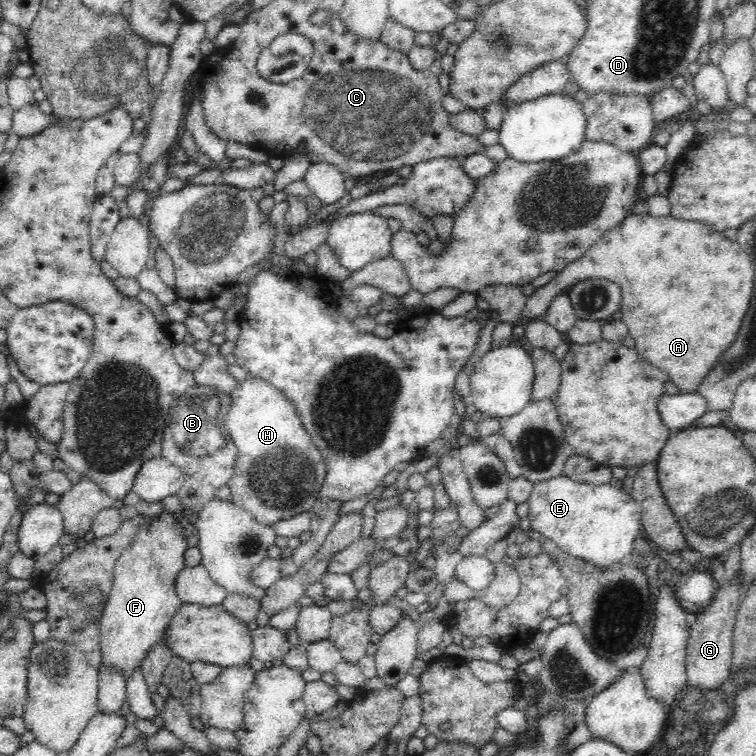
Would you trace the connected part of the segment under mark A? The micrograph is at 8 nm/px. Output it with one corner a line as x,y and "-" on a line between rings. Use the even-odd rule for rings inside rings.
650,213
633,214
622,219
614,228
590,246
580,258
570,262
551,281
537,288
527,298
522,317
528,321
544,315
552,300
572,287
576,282
590,279
610,280
620,286
622,301
621,320
628,327
629,336
636,342
635,350
667,374
680,392
695,392
708,370
720,358
722,350
736,338
746,308
752,298
755,271
748,260
748,254
737,241
729,240
701,222
684,220
672,215
652,216

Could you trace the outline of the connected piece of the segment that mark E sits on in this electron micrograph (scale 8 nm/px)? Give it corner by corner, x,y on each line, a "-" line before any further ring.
562,474
550,480
534,483
530,496
528,496
528,518
530,530
542,533
542,538
551,540
559,549
570,554
571,557
590,562
598,567
622,564
633,552
636,537
641,530
641,508
631,494
624,489
616,489
606,484
588,484
576,482

